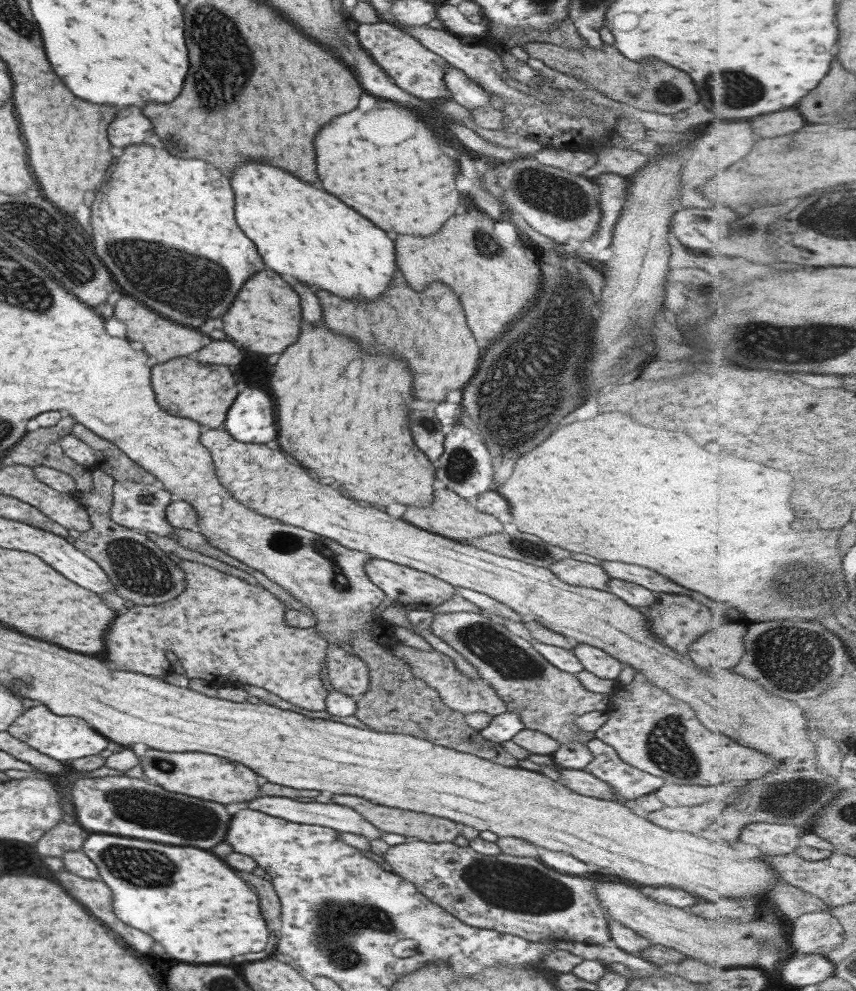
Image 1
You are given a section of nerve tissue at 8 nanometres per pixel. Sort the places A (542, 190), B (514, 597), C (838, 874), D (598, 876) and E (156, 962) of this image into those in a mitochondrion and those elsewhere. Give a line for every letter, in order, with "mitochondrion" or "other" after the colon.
A: mitochondrion
B: other
C: other
D: other
E: other

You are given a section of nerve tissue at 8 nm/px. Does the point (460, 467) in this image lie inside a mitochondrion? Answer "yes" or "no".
yes

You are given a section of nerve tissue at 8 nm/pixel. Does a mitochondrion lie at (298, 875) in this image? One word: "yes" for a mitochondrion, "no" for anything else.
no

